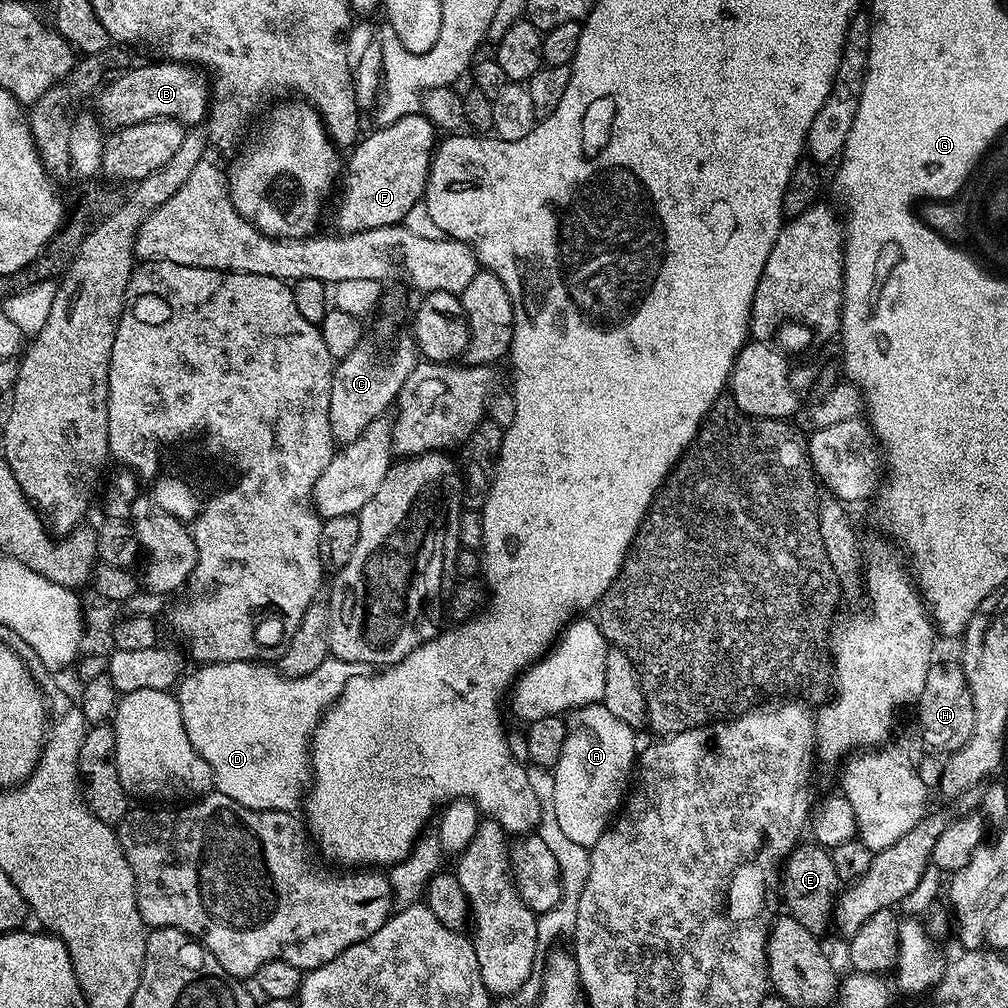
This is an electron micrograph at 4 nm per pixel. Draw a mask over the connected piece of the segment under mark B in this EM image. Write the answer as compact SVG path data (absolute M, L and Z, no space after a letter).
M156 63L160 64L144 64L141 68L132 66L121 71L95 93L95 115L109 129L129 128L151 120L176 120L185 126L196 126L207 117L210 107L209 77L191 64Z

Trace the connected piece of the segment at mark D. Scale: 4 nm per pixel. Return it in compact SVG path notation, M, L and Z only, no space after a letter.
M329 658L322 662L322 666L318 666L318 670L314 670L310 674L305 676L285 676L277 671L275 667L272 667L273 669L267 668L264 664L256 663L255 659L250 659L222 662L221 664L199 665L195 669L197 672L192 672L189 676L187 673L179 681L178 689L180 688L180 692L177 691L175 693L175 698L180 704L182 726L186 726L186 738L190 738L190 746L194 746L194 750L198 750L198 754L202 754L202 758L210 766L215 791L234 798L234 802L238 802L255 812L292 812L301 807L302 793L310 780L310 737L316 731L316 726L319 724L321 716L332 707L333 700L338 699L342 694L346 682L354 674L354 668L353 665L347 664L344 660Z

